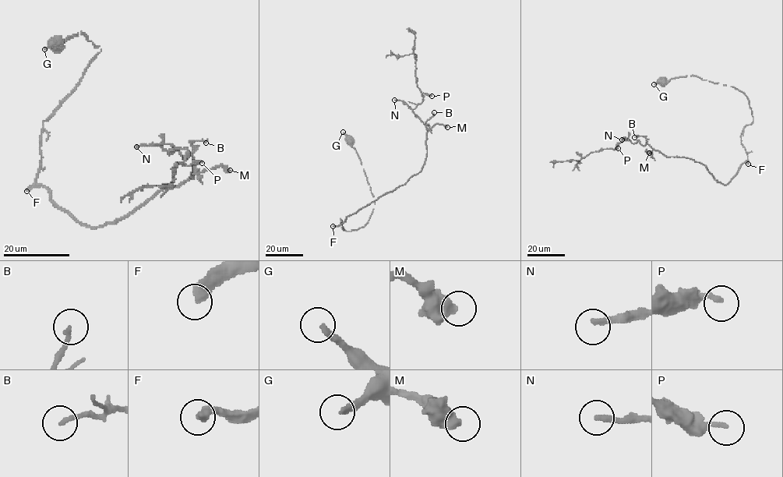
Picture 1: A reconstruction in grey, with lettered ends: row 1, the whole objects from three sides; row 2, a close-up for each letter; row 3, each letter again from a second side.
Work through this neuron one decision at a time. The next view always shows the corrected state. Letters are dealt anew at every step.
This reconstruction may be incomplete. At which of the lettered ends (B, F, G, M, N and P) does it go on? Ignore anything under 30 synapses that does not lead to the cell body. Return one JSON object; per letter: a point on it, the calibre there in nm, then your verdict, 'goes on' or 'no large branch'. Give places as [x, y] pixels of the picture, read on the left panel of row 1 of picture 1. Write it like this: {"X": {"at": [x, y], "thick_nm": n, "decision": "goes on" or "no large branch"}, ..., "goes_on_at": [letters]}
{"B": {"at": [206, 143], "thick_nm": 160, "decision": "no large branch"}, "F": {"at": [26, 191], "thick_nm": 440, "decision": "goes on"}, "G": {"at": [44, 49], "thick_nm": 280, "decision": "no large branch"}, "M": {"at": [230, 170], "thick_nm": 550, "decision": "goes on"}, "N": {"at": [136, 146], "thick_nm": 240, "decision": "goes on"}, "P": {"at": [202, 163], "thick_nm": 200, "decision": "no large branch"}, "goes_on_at": ["F", "M", "N"]}

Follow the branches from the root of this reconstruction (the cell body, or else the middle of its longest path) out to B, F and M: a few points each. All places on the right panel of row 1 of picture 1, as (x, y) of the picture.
B: (661, 80), (694, 75), (740, 90), (753, 116), (741, 136), (748, 160), (722, 184), (699, 162), (634, 137)
F: (661, 80), (694, 75), (740, 90), (748, 99), (753, 116), (753, 121), (745, 125), (741, 136), (748, 164)
M: (661, 80), (694, 75), (740, 90), (753, 116), (741, 136), (748, 160), (722, 184), (699, 162), (649, 153)

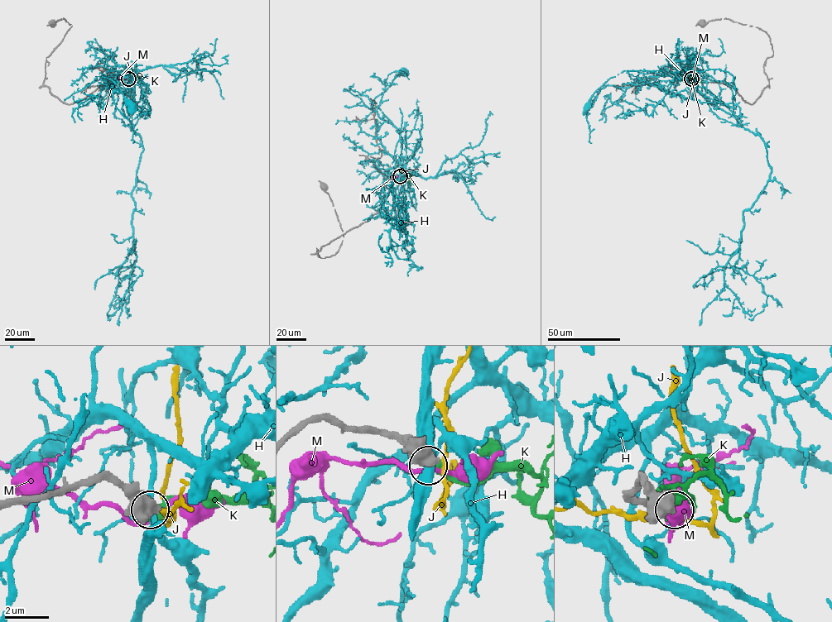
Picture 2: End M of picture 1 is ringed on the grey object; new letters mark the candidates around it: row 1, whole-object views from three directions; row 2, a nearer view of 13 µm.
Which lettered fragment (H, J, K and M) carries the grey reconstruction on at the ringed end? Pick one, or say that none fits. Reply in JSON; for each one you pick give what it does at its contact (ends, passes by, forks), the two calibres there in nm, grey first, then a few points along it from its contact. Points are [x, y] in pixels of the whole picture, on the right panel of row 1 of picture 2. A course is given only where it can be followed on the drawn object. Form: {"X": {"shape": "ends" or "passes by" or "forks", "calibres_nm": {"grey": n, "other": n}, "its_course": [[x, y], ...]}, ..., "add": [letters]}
{"add": []}

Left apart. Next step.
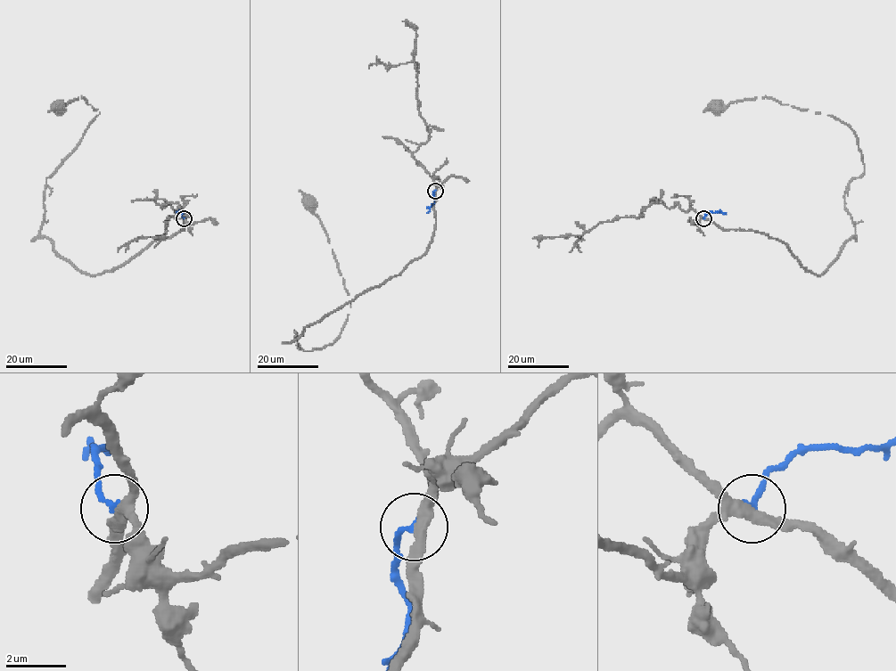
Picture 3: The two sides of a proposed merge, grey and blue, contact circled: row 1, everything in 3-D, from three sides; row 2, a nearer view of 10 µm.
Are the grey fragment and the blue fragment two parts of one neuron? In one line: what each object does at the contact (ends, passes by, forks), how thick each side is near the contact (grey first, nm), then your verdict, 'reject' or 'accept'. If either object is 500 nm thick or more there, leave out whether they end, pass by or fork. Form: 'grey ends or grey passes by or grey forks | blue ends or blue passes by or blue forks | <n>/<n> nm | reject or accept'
grey passes by | blue ends | 360/190 nm | reject

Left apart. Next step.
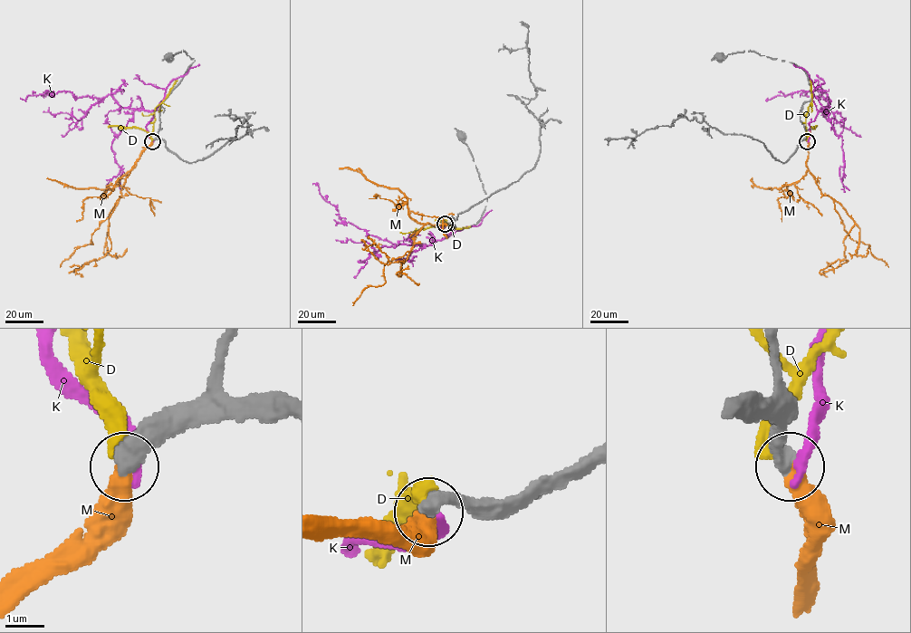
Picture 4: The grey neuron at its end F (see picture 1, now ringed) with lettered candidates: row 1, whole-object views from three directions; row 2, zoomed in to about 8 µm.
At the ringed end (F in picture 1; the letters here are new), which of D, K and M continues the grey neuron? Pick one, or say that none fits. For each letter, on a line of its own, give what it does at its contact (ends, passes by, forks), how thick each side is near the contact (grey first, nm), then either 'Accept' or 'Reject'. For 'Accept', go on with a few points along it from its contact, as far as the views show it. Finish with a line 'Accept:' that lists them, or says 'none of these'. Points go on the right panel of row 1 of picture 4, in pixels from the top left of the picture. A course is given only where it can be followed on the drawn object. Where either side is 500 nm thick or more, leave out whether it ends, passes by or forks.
D: Thickness 550 nm (grey) against 500 nm. Reject
K: It ends there. Thickness 480 nm (grey) against 400 nm. Reject
M: It ends there. Thickness 480 nm (grey) against 480 nm. Accept. Its course: (807, 141), (806, 167), (819, 188), (854, 222), (843, 241), (846, 259), (820, 271), (828, 276)
Accept: M

